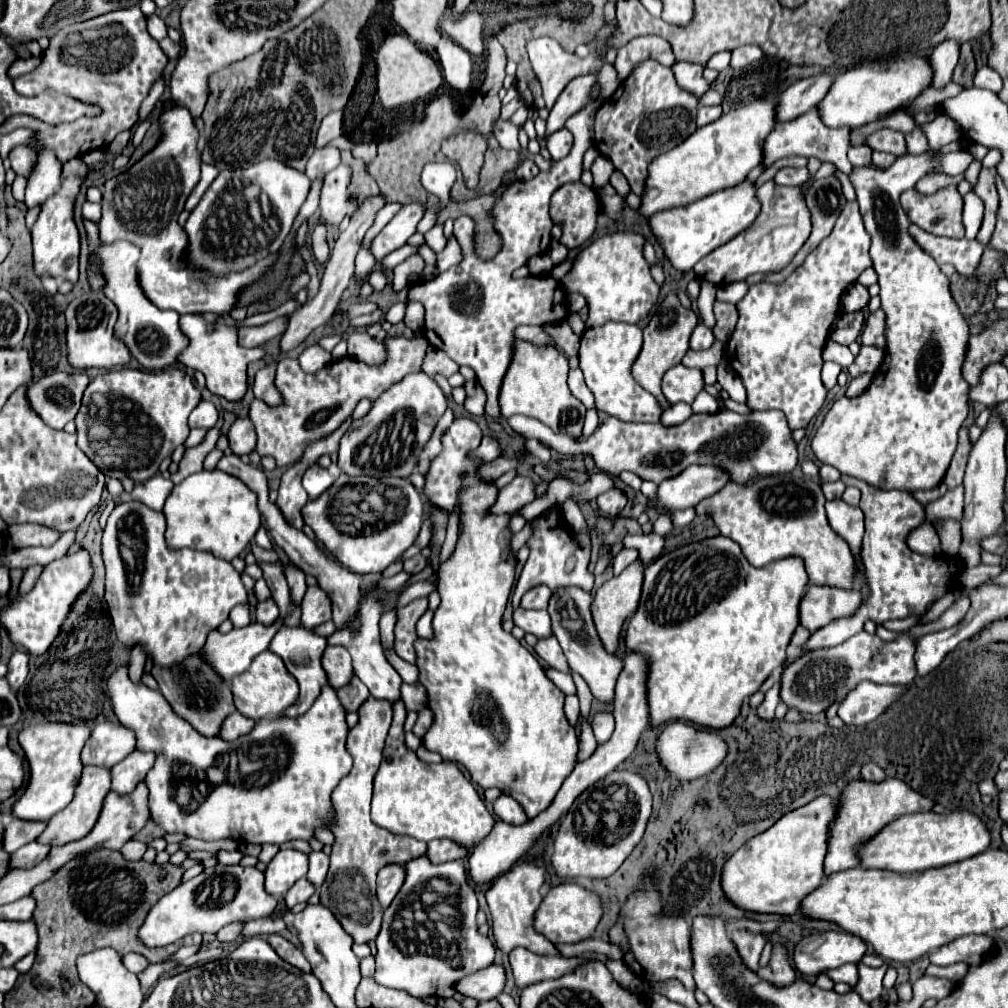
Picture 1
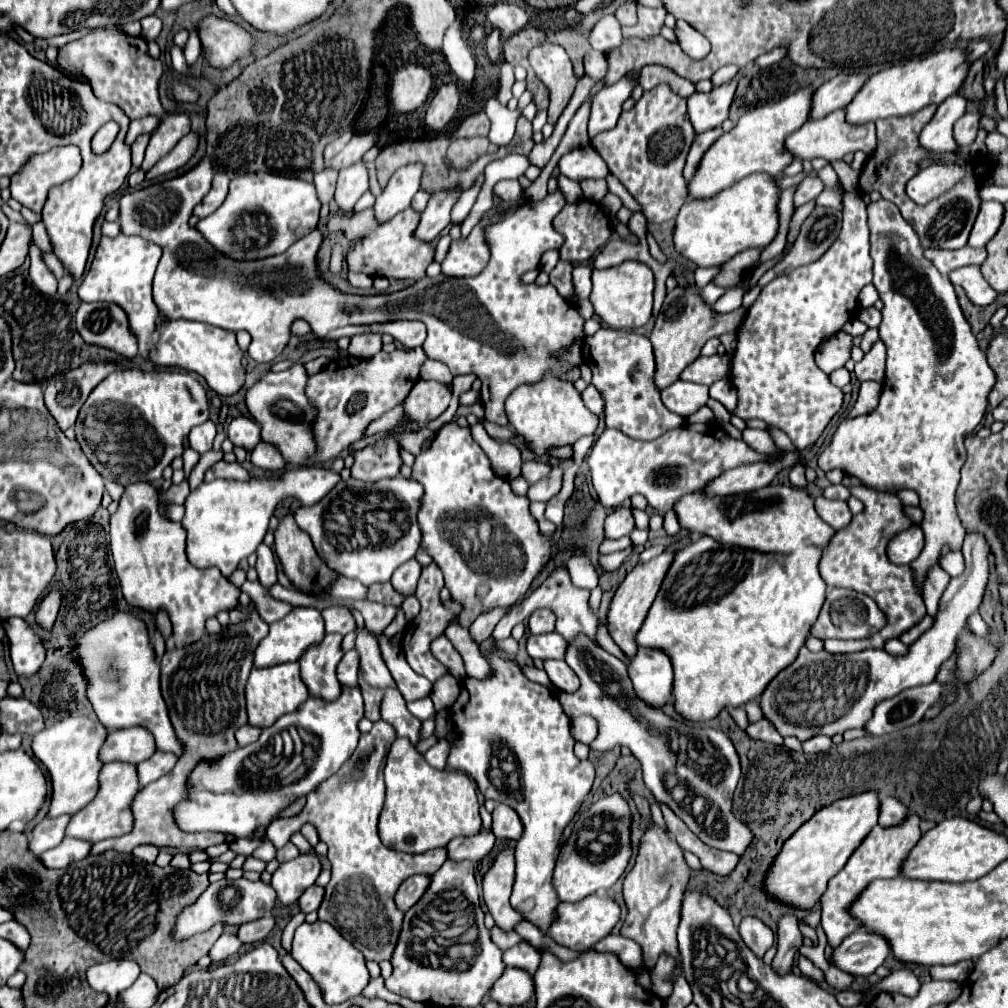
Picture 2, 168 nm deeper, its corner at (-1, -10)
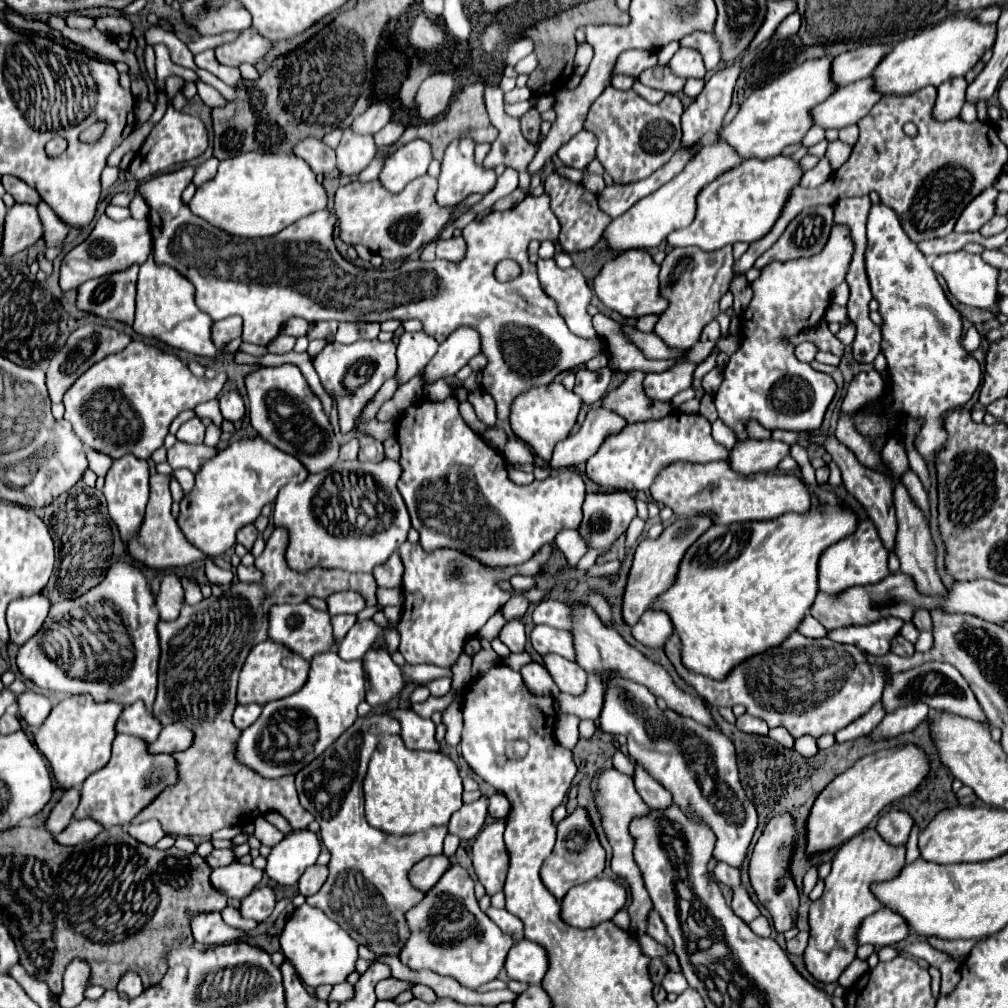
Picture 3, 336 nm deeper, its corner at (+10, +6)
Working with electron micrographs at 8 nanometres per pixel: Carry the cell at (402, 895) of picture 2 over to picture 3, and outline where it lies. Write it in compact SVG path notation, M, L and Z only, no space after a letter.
M440 854L440 856L426 856L424 860L420 860L412 870L410 870L410 882L418 888L418 890L428 890L432 888L432 884L436 884L436 880L440 880L440 876L444 876L444 872L452 866L452 858Z

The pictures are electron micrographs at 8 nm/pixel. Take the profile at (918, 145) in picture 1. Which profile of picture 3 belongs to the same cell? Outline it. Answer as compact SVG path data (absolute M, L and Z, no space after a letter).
M954 78L938 86L938 100L934 106L936 120L950 120L956 118L964 106L964 92L968 88L966 78Z

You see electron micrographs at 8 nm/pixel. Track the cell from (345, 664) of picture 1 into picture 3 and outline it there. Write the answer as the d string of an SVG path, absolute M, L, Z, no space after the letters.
M362 620L356 622L350 632L344 636L344 640L338 646L338 656L344 660L358 660L362 658L376 638L382 634L382 628L374 620Z

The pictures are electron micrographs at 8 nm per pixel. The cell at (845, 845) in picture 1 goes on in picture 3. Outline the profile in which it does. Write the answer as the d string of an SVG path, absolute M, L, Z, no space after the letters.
M864 830L862 834L858 834L850 842L846 842L838 850L838 854L834 856L832 872L826 878L824 894L810 904L810 916L808 916L808 922L810 922L810 942L808 942L808 948L804 952L804 966L806 966L806 970L818 982L824 982L824 984L836 982L840 978L840 974L844 972L844 968L856 958L858 944L856 944L854 938L856 938L856 932L858 932L862 920L866 916L870 916L870 914L874 914L874 912L884 908L884 904L880 904L880 900L876 900L876 896L872 892L872 884L896 878L900 874L900 868L904 868L904 852L906 852L904 846L894 848L894 846L886 844L876 830Z

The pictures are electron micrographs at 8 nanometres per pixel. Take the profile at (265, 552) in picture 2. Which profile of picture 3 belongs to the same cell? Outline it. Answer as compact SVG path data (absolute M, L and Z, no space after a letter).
M246 524L246 526L240 528L240 532L236 534L236 540L250 550L252 544L254 544L254 540L256 540L256 536L258 536L258 530L254 528L254 524Z

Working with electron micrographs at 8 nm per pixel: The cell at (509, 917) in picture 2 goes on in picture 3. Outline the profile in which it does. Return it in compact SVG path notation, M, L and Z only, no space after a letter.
M490 822L480 830L472 846L472 864L478 880L492 896L502 890L508 872L508 852L502 840L506 822Z

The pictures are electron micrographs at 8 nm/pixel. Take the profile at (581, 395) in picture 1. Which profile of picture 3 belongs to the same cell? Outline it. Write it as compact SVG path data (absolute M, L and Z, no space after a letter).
M606 366L598 372L590 372L586 368L576 370L576 386L574 392L582 398L584 404L594 404L600 402L606 396L608 384L610 384L612 370Z

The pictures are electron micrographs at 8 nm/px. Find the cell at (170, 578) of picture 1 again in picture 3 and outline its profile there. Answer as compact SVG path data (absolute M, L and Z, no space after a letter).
M132 454L114 460L112 468L106 474L106 484L104 484L104 496L108 502L108 512L114 524L120 530L122 540L128 544L128 540L138 532L142 520L144 520L144 508L148 502L148 462L140 460Z

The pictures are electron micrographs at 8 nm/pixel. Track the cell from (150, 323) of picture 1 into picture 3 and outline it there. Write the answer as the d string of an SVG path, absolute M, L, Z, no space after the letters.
M104 214L98 218L90 236L84 242L80 242L76 248L72 248L66 256L62 256L60 288L66 294L68 290L78 288L80 284L84 284L90 278L120 272L132 264L142 264L150 254L150 246L152 246L152 236L150 236L148 220L128 218L128 220L116 222Z

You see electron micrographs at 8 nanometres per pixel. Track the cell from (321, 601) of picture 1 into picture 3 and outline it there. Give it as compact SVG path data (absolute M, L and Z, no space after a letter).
M336 592L326 602L328 602L330 616L334 616L334 614L358 614L360 610L366 608L366 600L358 592Z

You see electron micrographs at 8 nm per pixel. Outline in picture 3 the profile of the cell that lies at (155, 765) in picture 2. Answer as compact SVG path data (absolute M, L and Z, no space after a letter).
M176 722L170 726L164 726L164 730L160 732L158 740L150 744L150 752L164 752L164 754L174 754L174 752L182 752L184 748L192 746L192 730L184 728L184 724Z

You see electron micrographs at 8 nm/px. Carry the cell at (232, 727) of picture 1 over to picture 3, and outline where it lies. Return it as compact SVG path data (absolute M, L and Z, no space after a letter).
M258 704L236 706L236 712L234 712L234 724L236 724L236 728L240 728L240 730L248 728L250 724L254 724L258 720L260 712L262 712L262 706L258 706Z

